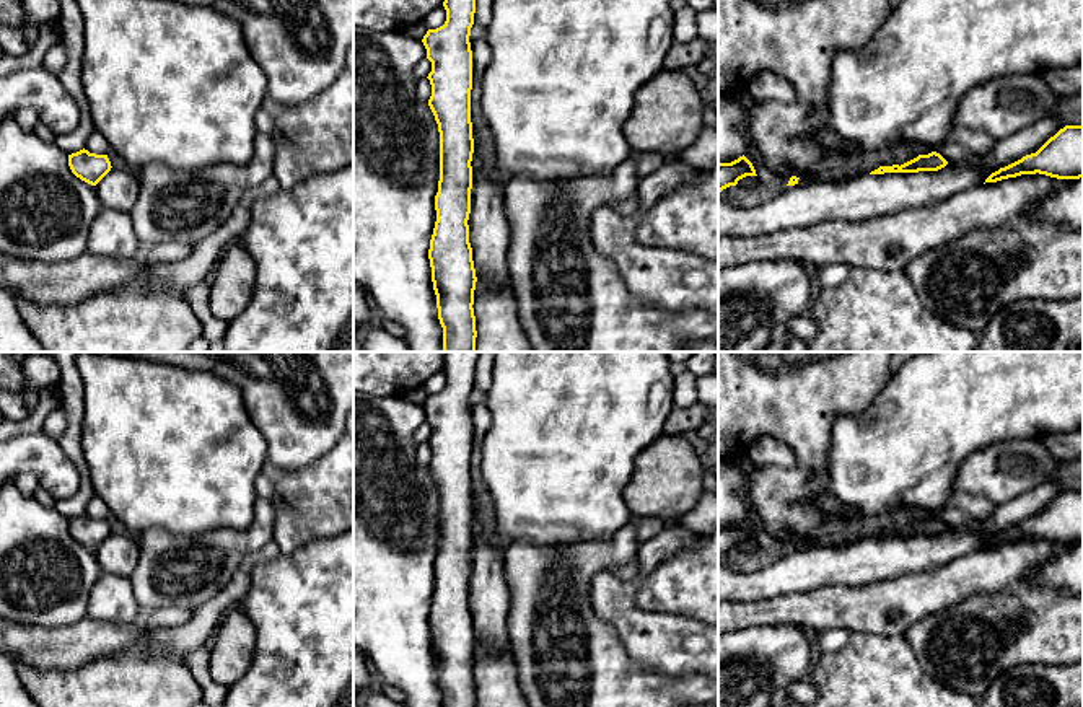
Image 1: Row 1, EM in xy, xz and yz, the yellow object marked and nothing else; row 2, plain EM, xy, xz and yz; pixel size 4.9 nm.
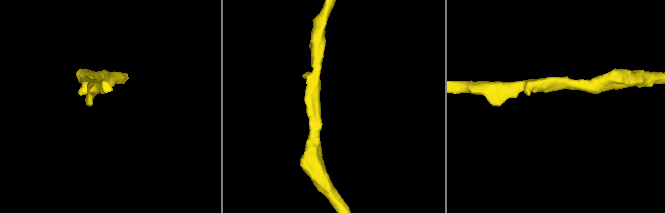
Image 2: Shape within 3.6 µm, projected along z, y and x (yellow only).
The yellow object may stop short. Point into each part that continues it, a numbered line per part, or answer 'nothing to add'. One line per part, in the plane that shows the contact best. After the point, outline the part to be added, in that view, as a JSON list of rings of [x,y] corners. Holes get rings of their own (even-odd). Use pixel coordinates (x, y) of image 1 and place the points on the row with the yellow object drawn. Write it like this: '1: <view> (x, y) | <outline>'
nothing to add

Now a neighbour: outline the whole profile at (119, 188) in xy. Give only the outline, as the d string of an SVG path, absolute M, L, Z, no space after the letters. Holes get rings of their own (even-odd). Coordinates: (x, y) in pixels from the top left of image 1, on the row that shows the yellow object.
M130 166L111 168L94 186L103 207L130 212L140 191L140 173Z

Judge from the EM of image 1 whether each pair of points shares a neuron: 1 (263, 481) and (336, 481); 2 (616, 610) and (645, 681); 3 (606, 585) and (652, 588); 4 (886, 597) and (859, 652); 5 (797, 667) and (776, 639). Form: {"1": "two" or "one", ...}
{"1": "two", "2": "two", "3": "two", "4": "two", "5": "one"}

